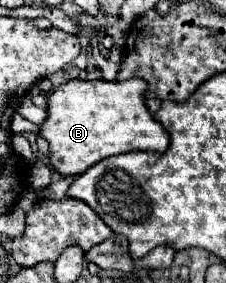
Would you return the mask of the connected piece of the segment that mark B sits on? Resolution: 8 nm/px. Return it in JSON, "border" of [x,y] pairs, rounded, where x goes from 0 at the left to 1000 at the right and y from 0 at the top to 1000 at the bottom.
{"border":[[[296,286],[208,343],[208,420],[173,477],[217,498],[217,576],[279,625],[358,618],[482,548],[571,534],[730,534],[748,477],[642,378],[642,286]]]}

